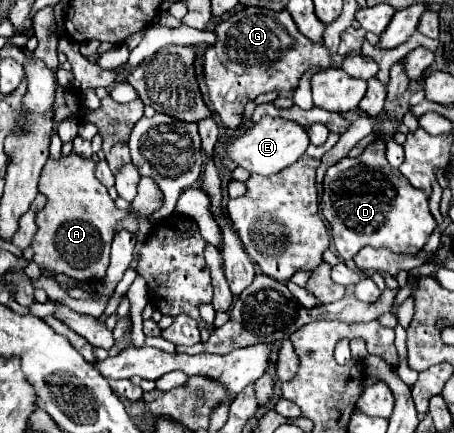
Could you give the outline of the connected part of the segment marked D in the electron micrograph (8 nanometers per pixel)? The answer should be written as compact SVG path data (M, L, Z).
M378 139L358 159L342 159L326 171L322 213L332 229L338 255L344 261L366 245L392 245L394 253L416 255L434 231L434 217L428 211L426 193L412 187L404 177L392 177L386 159L386 145Z

